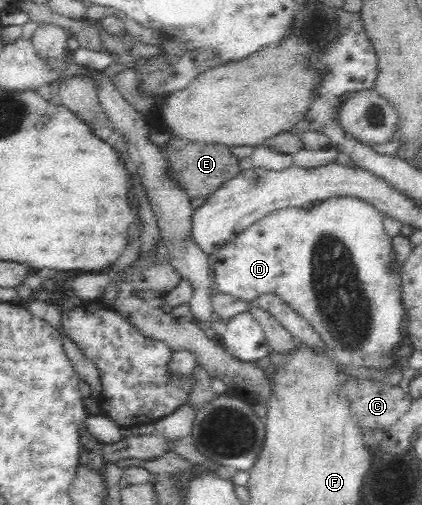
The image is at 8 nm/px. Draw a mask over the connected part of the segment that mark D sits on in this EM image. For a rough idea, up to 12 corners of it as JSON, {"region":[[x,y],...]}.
{"region":[[281,208],[213,257],[277,293],[345,368],[397,367],[401,274],[381,213]]}

